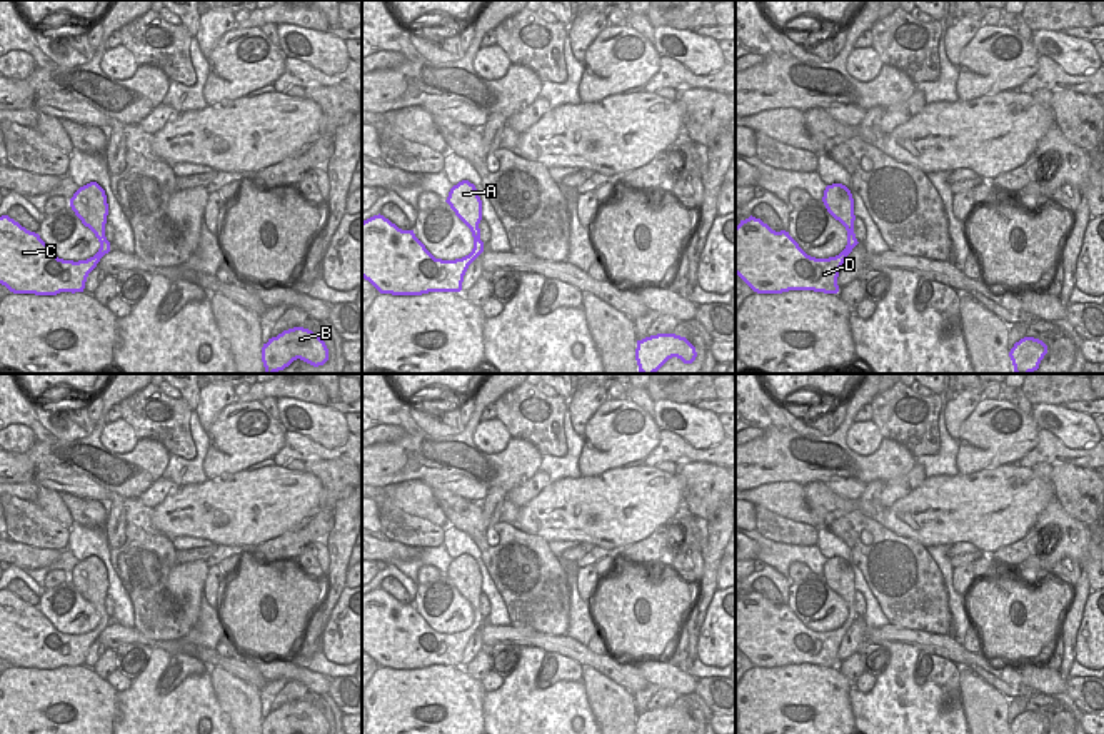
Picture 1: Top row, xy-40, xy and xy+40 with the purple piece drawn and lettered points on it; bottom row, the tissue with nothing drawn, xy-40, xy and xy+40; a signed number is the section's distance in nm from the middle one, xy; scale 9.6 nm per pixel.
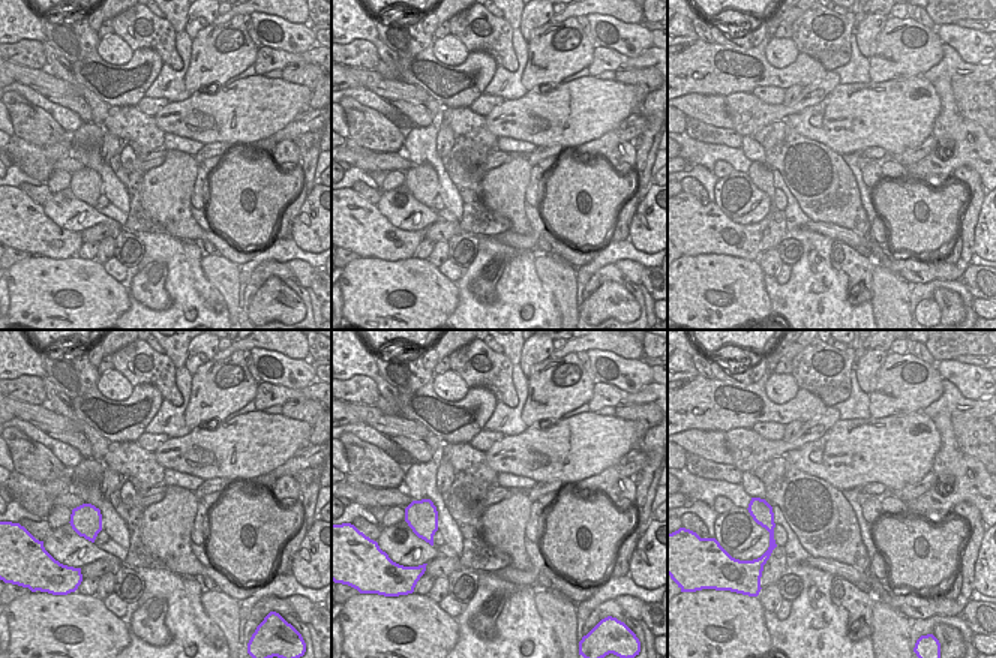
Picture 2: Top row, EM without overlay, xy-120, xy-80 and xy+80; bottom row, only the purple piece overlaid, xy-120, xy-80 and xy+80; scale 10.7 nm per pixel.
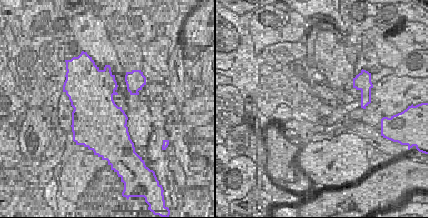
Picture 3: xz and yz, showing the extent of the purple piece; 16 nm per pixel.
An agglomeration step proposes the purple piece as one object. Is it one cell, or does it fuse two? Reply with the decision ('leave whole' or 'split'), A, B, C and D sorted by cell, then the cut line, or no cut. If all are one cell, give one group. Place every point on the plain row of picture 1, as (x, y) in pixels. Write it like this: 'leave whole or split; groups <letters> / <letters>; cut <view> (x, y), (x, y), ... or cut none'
leave whole; groups A B C D; cut none

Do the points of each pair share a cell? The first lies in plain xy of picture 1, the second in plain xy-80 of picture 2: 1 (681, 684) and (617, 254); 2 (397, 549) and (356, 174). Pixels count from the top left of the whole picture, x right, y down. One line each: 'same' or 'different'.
1: different
2: different

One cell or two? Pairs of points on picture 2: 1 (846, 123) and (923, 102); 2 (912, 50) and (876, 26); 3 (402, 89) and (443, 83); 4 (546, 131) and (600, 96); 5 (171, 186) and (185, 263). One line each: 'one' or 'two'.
1: one
2: two
3: two
4: one
5: two

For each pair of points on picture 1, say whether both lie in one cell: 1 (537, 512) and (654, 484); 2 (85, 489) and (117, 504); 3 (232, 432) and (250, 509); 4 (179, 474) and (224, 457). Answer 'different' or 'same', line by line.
1: same
2: different
3: different
4: different

